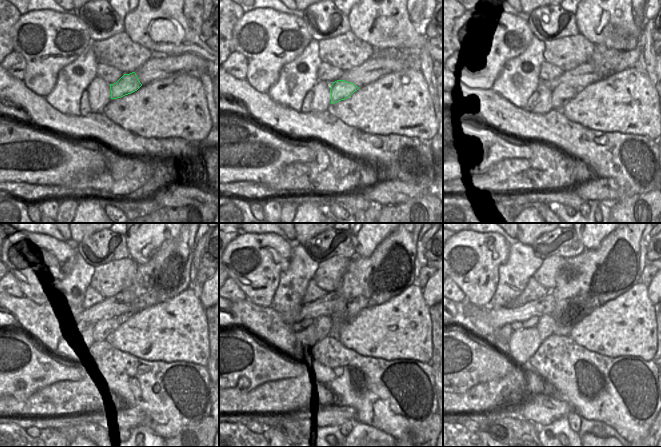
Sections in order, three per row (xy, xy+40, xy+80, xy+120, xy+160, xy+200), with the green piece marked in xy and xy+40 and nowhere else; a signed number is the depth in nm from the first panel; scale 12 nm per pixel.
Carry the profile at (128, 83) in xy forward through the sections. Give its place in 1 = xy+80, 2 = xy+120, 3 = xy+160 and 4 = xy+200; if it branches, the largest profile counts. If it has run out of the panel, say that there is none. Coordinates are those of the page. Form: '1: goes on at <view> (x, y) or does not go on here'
1: goes on at xy+80 (561, 94)
2: goes on at xy+120 (115, 322)
3: goes on at xy+160 (323, 324)
4: goes on at xy+200 (545, 326)

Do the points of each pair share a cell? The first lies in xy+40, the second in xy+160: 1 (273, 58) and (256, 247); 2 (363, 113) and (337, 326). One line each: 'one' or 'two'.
1: one
2: two

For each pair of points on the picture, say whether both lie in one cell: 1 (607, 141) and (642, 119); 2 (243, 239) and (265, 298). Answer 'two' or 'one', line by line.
1: two
2: one

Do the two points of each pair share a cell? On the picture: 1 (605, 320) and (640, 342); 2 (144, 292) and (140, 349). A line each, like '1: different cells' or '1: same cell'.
1: same cell
2: different cells

